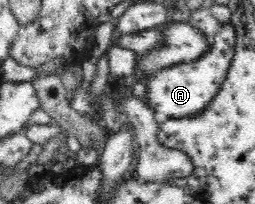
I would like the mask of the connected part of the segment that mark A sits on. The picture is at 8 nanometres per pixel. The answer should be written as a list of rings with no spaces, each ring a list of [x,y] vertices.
[[[223,24],[219,32],[211,39],[208,51],[196,61],[167,67],[151,76],[147,82],[147,99],[145,103],[160,118],[181,119],[201,115],[217,91],[221,89],[235,51],[236,39],[233,24]]]

